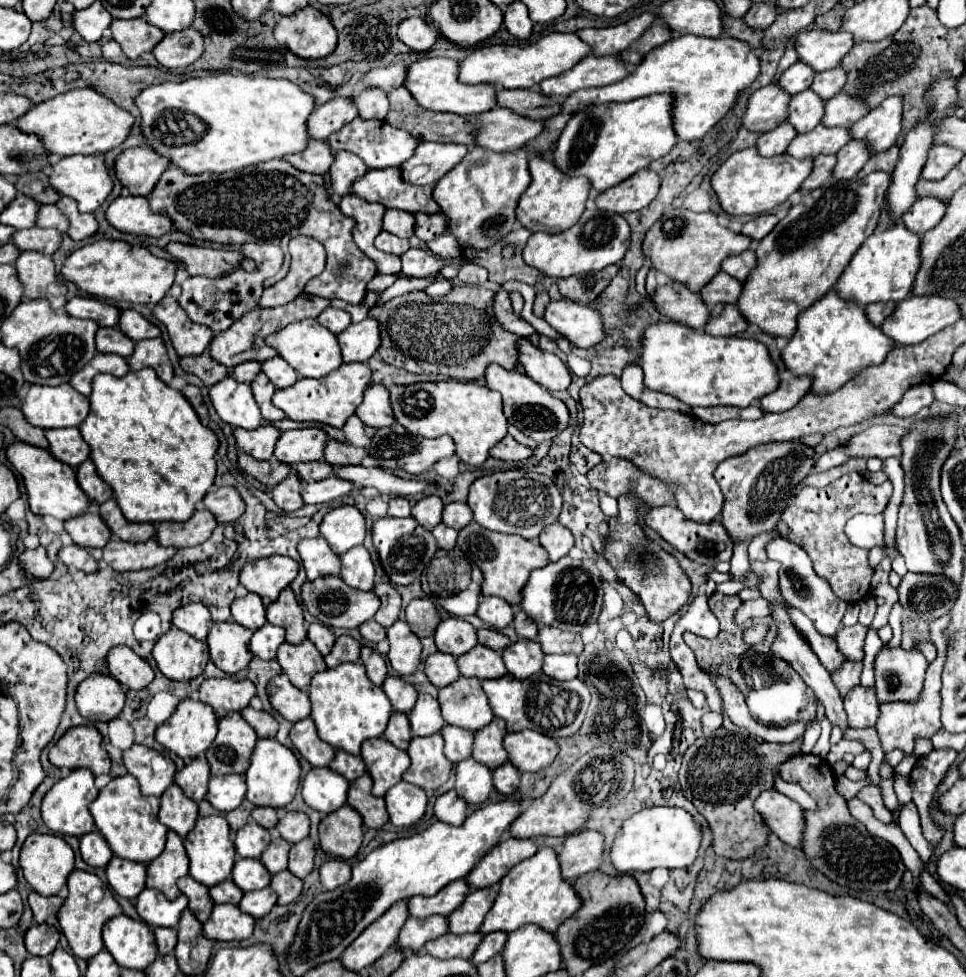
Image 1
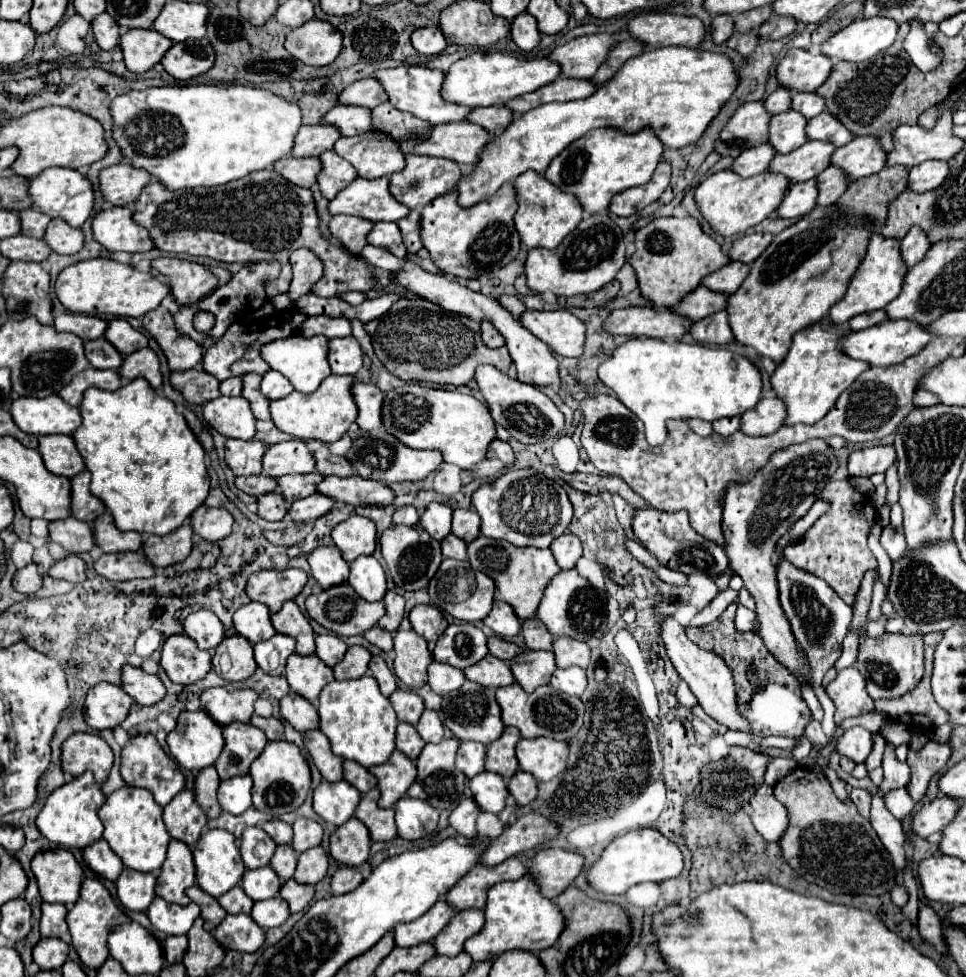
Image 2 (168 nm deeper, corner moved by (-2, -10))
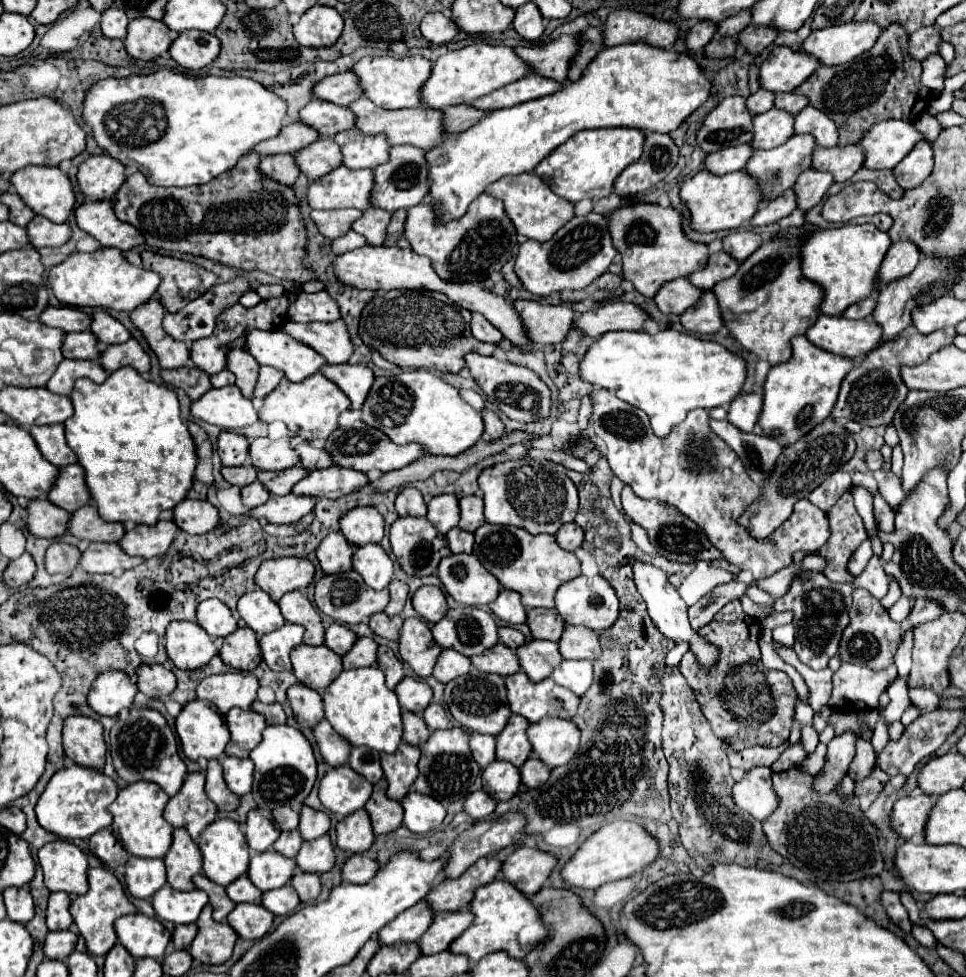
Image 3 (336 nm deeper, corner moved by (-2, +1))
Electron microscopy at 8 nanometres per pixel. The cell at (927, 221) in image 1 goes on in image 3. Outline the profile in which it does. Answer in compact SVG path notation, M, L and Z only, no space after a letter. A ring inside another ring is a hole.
M909 239L901 241L901 243L893 243L879 269L881 285L887 285L893 279L909 275L915 269L915 265L919 263L919 259L921 259L921 251L917 251L917 247L913 247L913 243L909 243Z

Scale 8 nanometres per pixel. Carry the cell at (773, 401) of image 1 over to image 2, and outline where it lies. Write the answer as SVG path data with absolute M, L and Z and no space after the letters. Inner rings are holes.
M761 398L741 416L741 432L747 436L769 436L781 428L785 420L785 404L777 398Z

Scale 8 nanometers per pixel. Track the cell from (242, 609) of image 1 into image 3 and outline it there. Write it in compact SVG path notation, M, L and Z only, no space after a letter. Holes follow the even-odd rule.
M261 589L245 593L237 603L237 611L257 635L271 633L285 623L283 615L279 613L279 605Z

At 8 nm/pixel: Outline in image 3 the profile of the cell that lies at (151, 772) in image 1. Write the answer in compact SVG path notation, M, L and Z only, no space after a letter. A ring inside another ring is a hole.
M133 709L127 721L117 721L109 735L111 757L117 775L127 781L153 781L157 783L169 797L173 797L185 779L187 767L179 757L175 733L165 723L163 715L155 709Z

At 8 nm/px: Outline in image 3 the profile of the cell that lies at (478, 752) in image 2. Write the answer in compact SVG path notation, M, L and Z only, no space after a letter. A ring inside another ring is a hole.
M471 733L469 749L471 749L471 755L473 755L473 759L477 759L481 769L495 761L495 737L493 735Z

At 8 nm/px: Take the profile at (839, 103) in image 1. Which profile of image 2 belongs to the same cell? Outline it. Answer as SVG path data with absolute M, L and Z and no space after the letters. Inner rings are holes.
M823 112L817 118L811 118L807 122L805 132L809 140L827 140L835 148L845 146L853 138L853 134L849 134L849 130L845 130L845 126L841 126L841 122L837 122L837 118L833 118L827 112Z

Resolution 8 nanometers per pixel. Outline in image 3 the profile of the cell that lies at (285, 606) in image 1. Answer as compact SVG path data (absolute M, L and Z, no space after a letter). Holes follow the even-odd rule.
M293 591L281 597L279 601L281 615L287 623L297 623L305 627L303 643L307 645L321 645L323 643L323 625L317 609L311 605L311 601L301 593Z

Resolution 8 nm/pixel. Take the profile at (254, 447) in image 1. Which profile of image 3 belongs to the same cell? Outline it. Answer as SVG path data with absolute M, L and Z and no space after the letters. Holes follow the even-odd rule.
M221 431L217 441L217 453L227 467L239 467L249 461L249 439L235 431Z

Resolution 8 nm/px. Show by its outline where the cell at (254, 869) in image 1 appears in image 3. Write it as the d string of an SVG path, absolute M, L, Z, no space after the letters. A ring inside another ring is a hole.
M271 849L271 851L257 853L251 857L247 875L251 883L257 885L257 889L269 891L269 889L277 889L289 883L293 869L295 869L293 859L285 859L281 853Z

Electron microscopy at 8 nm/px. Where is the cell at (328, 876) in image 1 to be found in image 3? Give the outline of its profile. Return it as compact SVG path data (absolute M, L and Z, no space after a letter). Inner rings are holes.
M353 855L345 861L341 869L341 877L345 883L367 883L377 869L379 865L375 859L369 859L365 855Z

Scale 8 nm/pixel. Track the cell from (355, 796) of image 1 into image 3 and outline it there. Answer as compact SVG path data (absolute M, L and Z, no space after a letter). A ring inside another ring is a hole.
M381 779L373 785L373 793L369 797L369 803L365 803L365 811L371 817L375 835L391 833L395 831L403 821L403 807L399 801L387 799L387 781Z

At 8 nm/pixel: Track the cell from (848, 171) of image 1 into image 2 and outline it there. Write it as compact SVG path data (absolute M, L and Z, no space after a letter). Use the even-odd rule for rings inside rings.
M835 166L823 170L817 176L817 190L817 206L831 206L847 190L847 182L845 178L841 178L841 170L837 170Z

